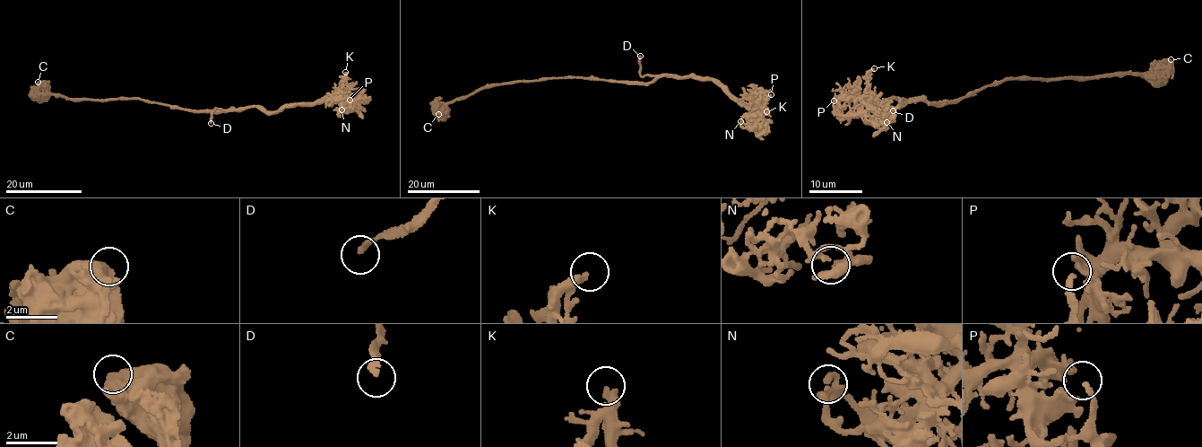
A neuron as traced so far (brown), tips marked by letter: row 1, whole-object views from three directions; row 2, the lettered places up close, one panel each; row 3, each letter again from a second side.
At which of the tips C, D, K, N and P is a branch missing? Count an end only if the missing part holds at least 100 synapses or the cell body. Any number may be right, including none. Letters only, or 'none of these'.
D

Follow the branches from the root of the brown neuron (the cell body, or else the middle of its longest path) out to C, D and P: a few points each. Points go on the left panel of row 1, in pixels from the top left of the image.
C: (190, 109), (137, 99), (76, 100), (46, 94), (47, 92), (38, 82)
D: (190, 109), (215, 112), (234, 109), (213, 109), (211, 123)
P: (190, 109), (225, 112), (255, 106), (274, 112), (334, 95), (350, 98), (351, 108), (350, 100)

